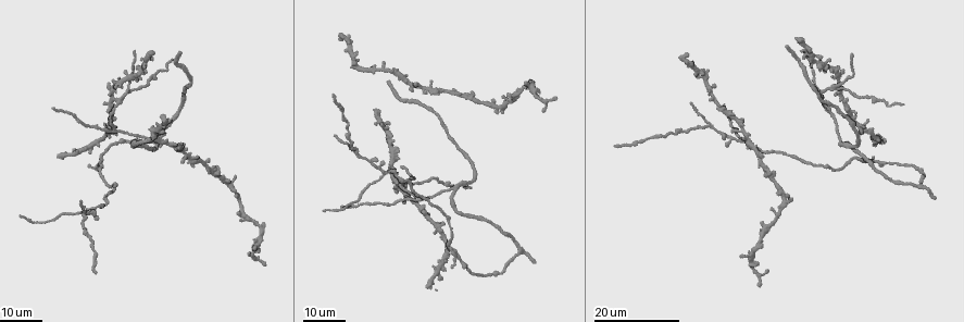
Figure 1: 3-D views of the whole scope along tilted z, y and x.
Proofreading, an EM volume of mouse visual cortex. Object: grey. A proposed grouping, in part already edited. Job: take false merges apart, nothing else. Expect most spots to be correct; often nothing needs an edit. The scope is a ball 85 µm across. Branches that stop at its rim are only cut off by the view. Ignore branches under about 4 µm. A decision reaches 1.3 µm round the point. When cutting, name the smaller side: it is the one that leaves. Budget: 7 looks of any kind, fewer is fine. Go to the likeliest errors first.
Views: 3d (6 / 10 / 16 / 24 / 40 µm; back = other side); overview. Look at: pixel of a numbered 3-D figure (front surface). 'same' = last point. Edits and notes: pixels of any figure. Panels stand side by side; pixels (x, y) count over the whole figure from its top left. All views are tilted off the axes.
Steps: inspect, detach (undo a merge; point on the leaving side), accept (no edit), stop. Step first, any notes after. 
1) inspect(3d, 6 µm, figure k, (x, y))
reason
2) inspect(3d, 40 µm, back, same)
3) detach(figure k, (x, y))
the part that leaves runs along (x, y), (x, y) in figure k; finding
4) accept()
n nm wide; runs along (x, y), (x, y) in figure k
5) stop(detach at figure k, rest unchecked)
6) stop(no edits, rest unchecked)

inspect(3d, 16 µm, figure 1, (710, 127))
side arm on a straight run

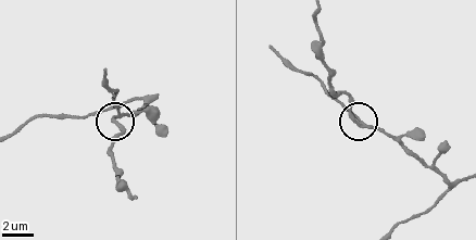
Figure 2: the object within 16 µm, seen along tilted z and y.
inspect(3d, 10 µm, figure 2, (361, 122))
closer look

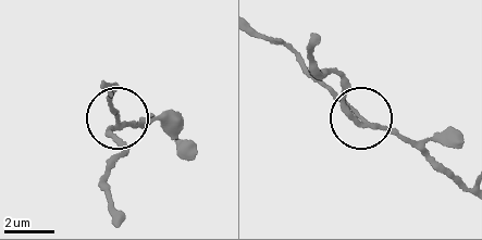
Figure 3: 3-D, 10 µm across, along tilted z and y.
detach(figure 3, (113, 113))
a second cell is stuck on

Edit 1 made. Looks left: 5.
inspect(overview)
see it whole again

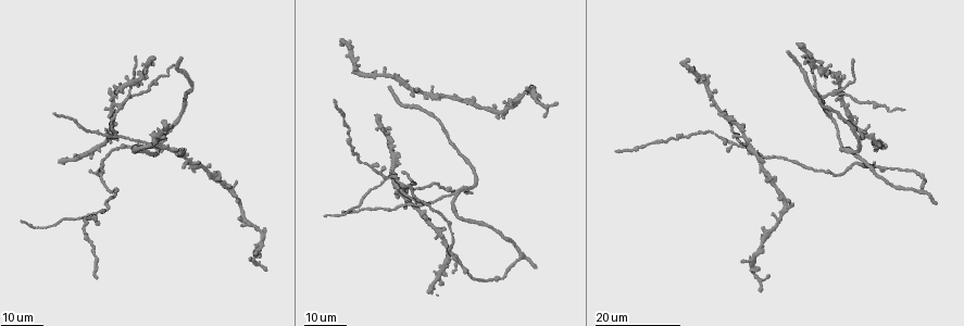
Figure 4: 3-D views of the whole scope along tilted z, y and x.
inspect(3d, 16 µm, figure 4, (383, 181))
three-way junction

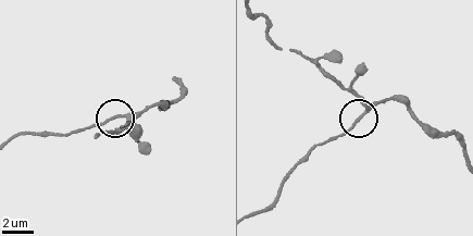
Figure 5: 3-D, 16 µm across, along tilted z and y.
inspect(3d, 6 µm, figure 5, (125, 118))

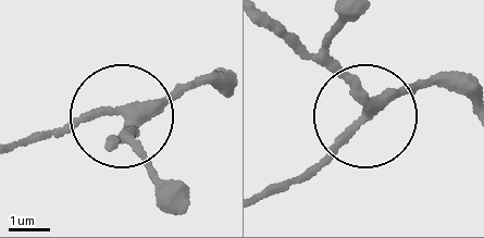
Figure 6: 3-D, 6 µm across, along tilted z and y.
accept()
side arm 21 µm; runs along (464, 97), (424, 85), (380, 98), (317, 170), (275, 188) in figure 6; continuous, no second cell

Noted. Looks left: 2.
inspect(3d, 24 µm, figure 4, (121, 105))
two arms in line, one across

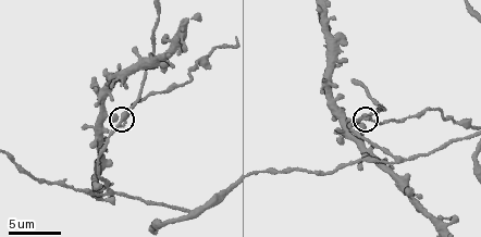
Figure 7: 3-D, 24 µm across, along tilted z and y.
inspect(3d, 6 µm, figure 7, (122, 116))

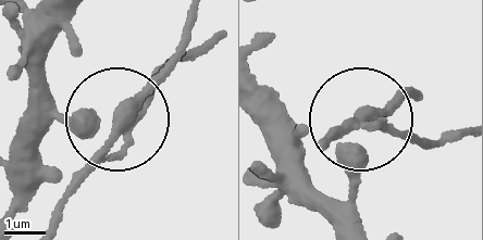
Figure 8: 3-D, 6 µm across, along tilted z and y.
accept()
continuous, no second cell

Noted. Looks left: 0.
stop(detach at figure 3, rest unchecked)

